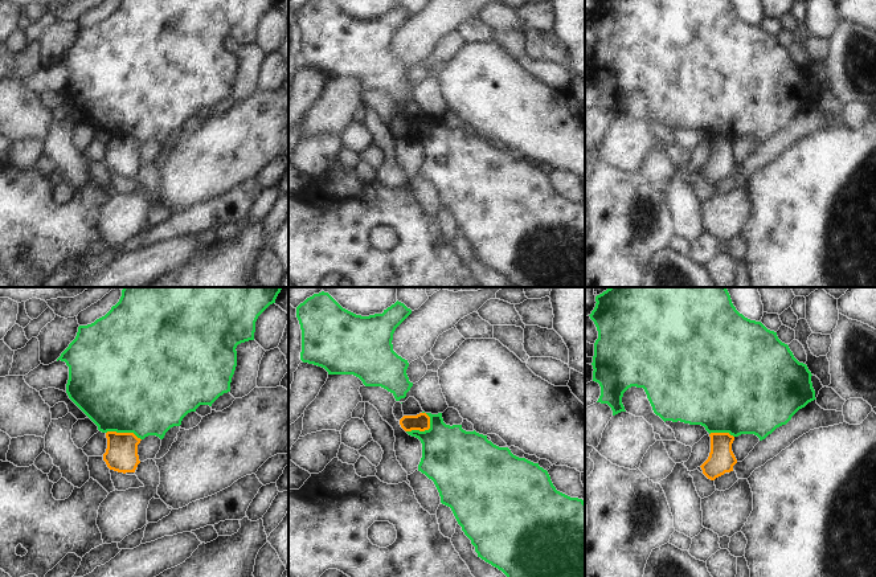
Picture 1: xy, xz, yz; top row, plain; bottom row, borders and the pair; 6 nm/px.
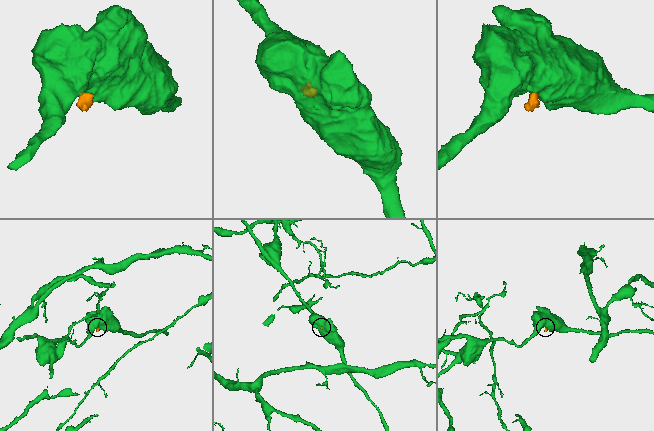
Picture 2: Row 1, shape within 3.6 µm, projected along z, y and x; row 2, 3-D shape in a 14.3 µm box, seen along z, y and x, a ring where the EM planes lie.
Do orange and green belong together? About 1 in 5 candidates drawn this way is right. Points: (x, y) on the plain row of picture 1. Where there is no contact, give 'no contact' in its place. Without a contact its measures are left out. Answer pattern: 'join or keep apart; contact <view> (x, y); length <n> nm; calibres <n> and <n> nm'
keep apart; contact xz (422, 134); length 180 nm; calibres 100 and 380 nm

